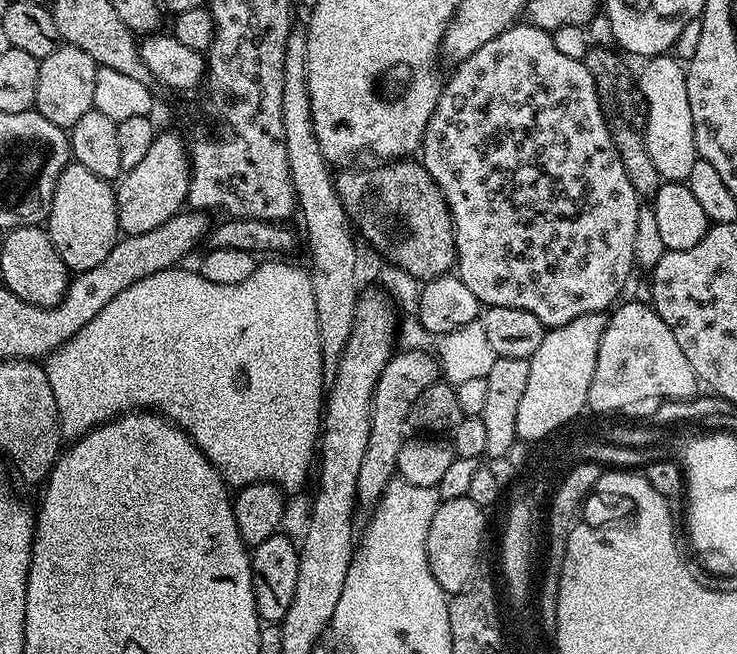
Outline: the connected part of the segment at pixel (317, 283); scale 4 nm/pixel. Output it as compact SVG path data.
M304 26L293 27L286 42L282 78L282 130L292 185L296 190L298 212L304 215L304 228L308 231L306 248L308 244L312 251L310 275L314 286L314 306L318 314L318 342L324 367L324 383L331 386L338 374L346 342L350 340L350 330L356 317L356 302L362 295L362 287L356 277L356 244L352 241L354 232L340 201L333 169L324 157L318 134L314 130L308 85L308 30Z

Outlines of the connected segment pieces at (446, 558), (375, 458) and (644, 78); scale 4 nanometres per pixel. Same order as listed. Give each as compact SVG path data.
M468 495L441 499L438 510L434 510L430 534L426 534L426 554L430 574L434 574L434 582L438 582L444 592L461 592L477 575L476 565L482 557L480 547L484 544L484 516L485 509L480 508Z
M420 346L409 347L409 352L397 351L386 364L386 370L378 380L378 386L374 390L372 399L372 418L370 420L370 442L366 442L366 458L362 458L362 470L358 473L358 492L356 499L361 505L375 506L380 503L380 498L388 488L388 484L397 475L396 463L398 462L398 450L404 445L406 433L404 430L409 427L408 415L411 407L417 401L427 387L437 383L441 379L440 361L436 359L431 351Z
M672 54L653 56L644 69L638 72L638 79L645 102L648 104L648 122L645 130L645 144L650 159L664 182L687 181L690 170L697 160L694 142L694 122L690 118L690 102L686 98L685 65Z

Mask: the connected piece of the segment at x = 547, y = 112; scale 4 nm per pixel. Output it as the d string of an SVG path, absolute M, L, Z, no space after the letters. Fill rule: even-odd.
M517 22L498 34L498 38L490 38L486 46L474 50L470 58L459 61L455 68L456 73L449 80L447 77L440 91L438 106L434 108L434 114L430 116L424 131L422 163L442 190L452 215L452 224L456 228L456 263L460 280L470 286L474 298L478 298L481 305L514 306L518 310L530 310L534 318L543 322L545 329L566 326L566 322L574 322L574 318L582 318L582 314L611 309L621 299L620 291L628 275L634 272L634 230L638 230L642 200L630 184L622 160L611 141L594 78L583 59L575 60L562 54L552 41L549 29Z

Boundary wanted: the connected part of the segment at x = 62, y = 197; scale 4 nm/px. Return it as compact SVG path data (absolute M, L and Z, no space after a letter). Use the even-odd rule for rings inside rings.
M69 162L54 186L54 198L46 221L46 231L62 262L73 273L85 272L112 252L121 235L116 213L116 193L107 180L90 174L86 166Z

